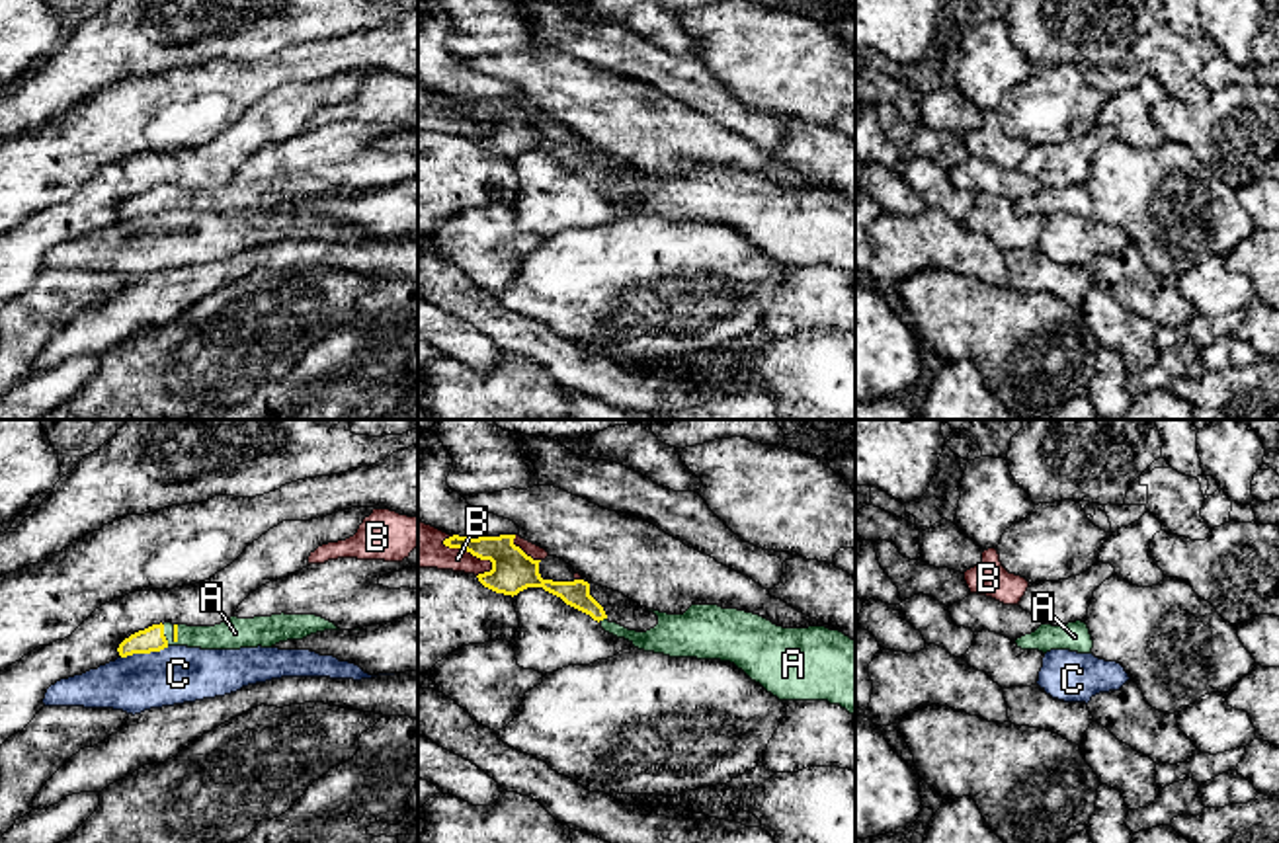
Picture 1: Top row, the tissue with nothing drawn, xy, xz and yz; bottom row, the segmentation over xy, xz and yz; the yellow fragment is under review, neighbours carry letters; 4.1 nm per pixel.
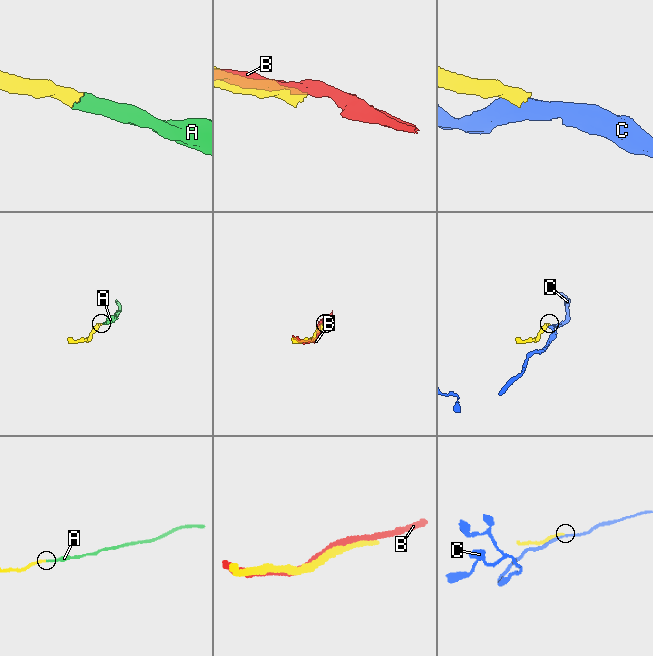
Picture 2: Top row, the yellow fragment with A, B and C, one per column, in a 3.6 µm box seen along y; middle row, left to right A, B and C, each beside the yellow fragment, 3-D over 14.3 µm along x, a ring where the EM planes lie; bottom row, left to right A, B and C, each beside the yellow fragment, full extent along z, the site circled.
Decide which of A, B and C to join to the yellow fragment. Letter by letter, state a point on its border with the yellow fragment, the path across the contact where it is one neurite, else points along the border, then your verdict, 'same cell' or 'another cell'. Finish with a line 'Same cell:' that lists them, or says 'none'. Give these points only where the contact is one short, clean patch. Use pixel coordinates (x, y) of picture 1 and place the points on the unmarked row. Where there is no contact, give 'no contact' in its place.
A: meets yellow in xy at (163, 198); runs through xy (151, 201), (163, 198), (174, 205), (221, 200); same cell
B: meets yellow in xz at (469, 114); another cell
C: meets yellow in xy at (145, 215); border along xy (168, 209), (122, 221); another cell
Same cell: A

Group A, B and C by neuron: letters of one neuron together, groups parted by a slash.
A / B / C

